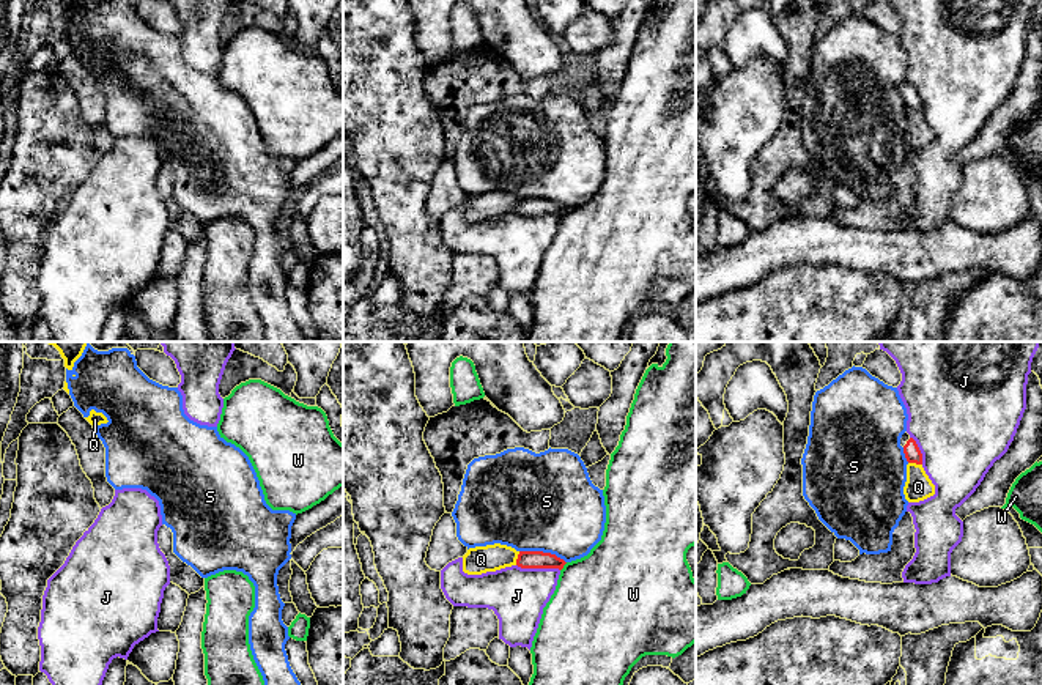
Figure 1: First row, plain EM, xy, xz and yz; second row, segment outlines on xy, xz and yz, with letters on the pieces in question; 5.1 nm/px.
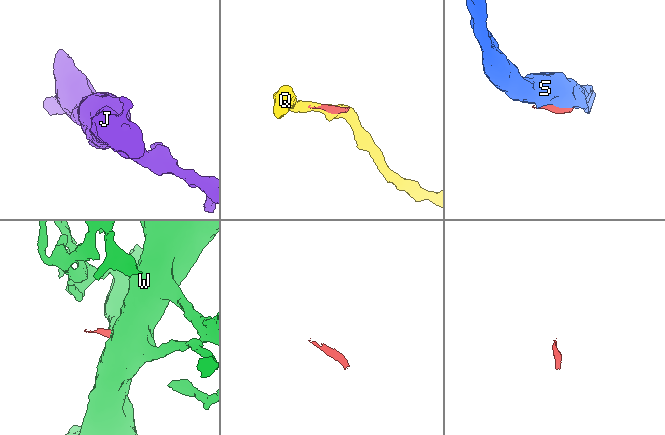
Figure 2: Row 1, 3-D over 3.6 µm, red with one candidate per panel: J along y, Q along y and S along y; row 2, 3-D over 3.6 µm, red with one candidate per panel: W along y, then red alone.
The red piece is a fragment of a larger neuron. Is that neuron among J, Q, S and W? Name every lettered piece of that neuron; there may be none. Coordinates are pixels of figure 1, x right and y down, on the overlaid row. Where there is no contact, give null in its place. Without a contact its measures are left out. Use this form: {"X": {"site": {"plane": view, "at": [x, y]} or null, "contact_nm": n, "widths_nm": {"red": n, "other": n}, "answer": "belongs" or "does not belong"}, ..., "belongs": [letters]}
{"J": {"site": {"plane": "xz", "at": [539, 567]}, "contact_nm": 220, "widths_nm": {"red": 100, "other": 280}, "answer": "does not belong"}, "Q": {"site": {"plane": "xz", "at": [518, 558]}, "contact_nm": 80, "widths_nm": {"red": 100, "other": 140}, "answer": "does not belong"}, "S": {"site": {"plane": "xz", "at": [542, 551]}, "contact_nm": 240, "widths_nm": {"red": 100, "other": 500}, "answer": "does not belong"}, "W": {"site": {"plane": "xz", "at": [562, 567]}, "contact_nm": 60, "widths_nm": {"red": 100, "other": 460}, "answer": "does not belong"}, "belongs": []}

